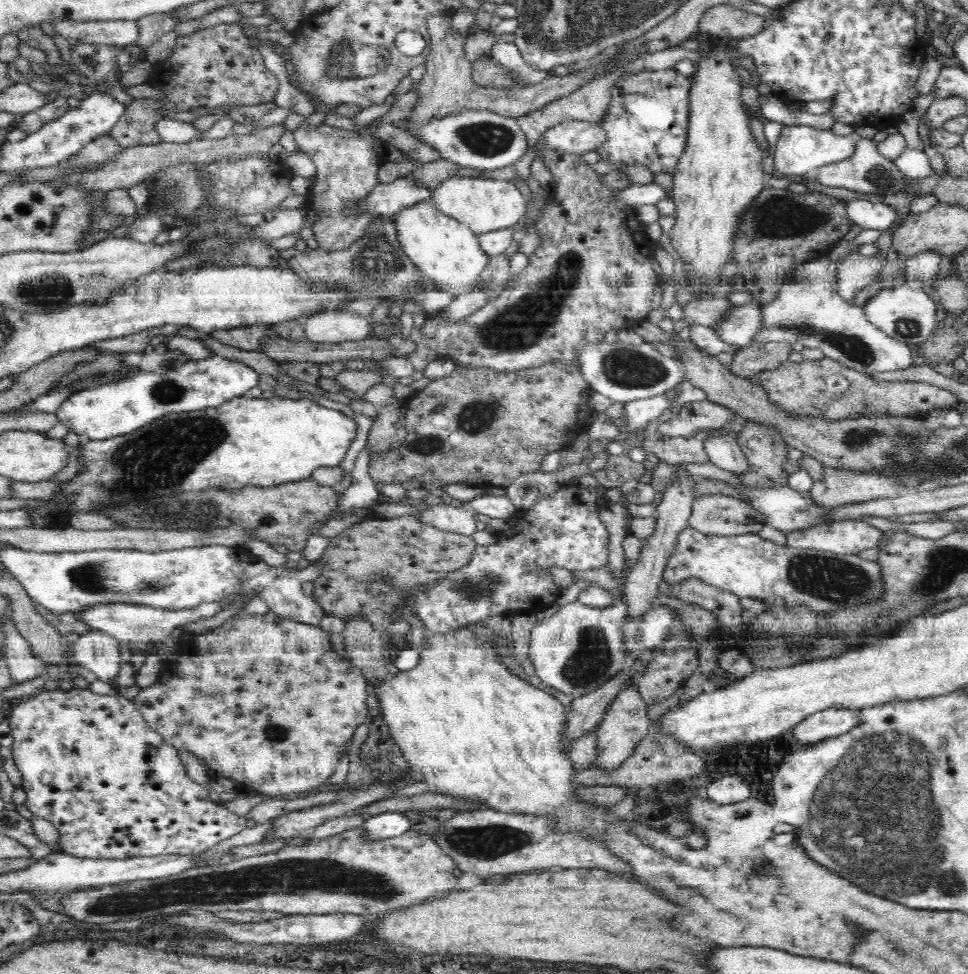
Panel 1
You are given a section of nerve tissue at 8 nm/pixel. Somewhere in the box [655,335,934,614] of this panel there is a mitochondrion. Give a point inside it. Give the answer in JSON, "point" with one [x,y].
{"point":[832,580]}

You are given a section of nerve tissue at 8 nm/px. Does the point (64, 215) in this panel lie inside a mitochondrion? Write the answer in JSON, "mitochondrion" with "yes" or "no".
{"mitochondrion":"no"}

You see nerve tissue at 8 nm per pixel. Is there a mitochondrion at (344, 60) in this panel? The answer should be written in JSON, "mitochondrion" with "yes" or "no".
{"mitochondrion":"yes"}

